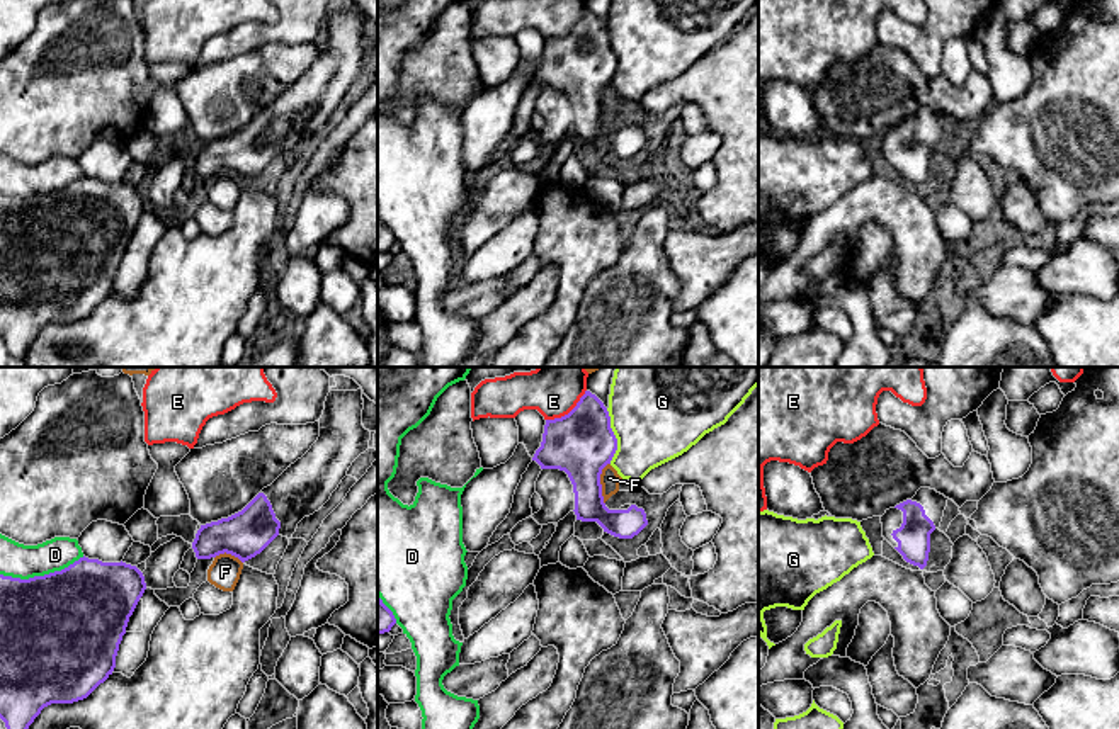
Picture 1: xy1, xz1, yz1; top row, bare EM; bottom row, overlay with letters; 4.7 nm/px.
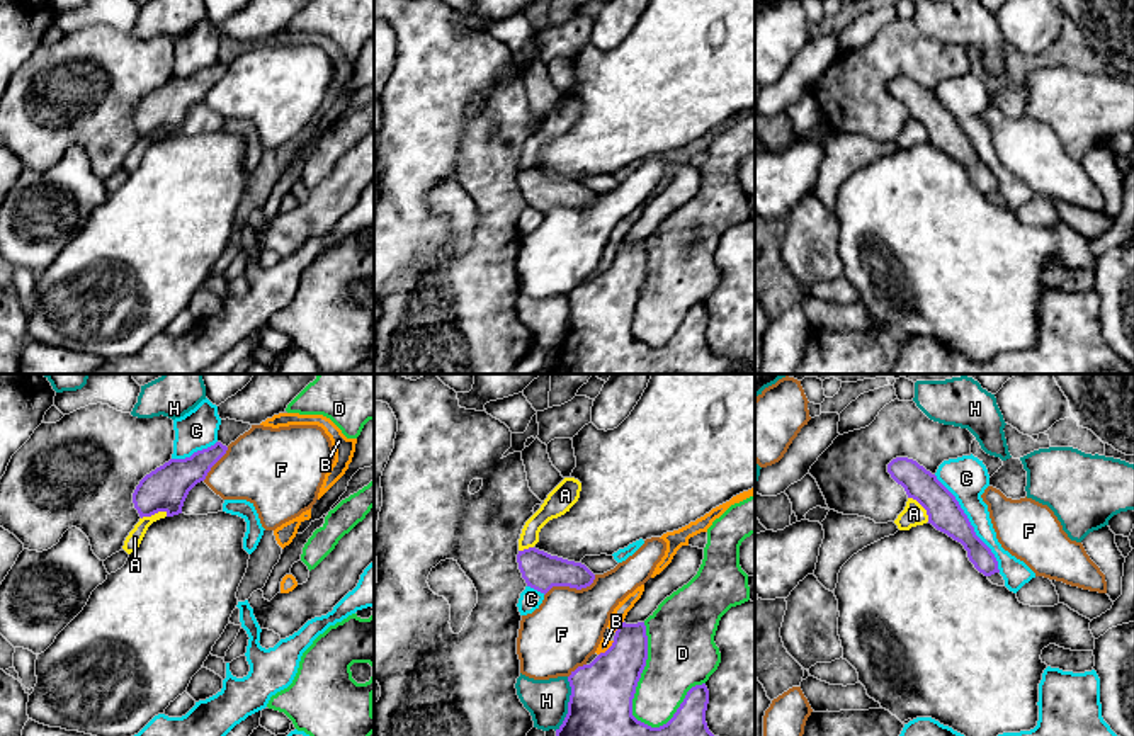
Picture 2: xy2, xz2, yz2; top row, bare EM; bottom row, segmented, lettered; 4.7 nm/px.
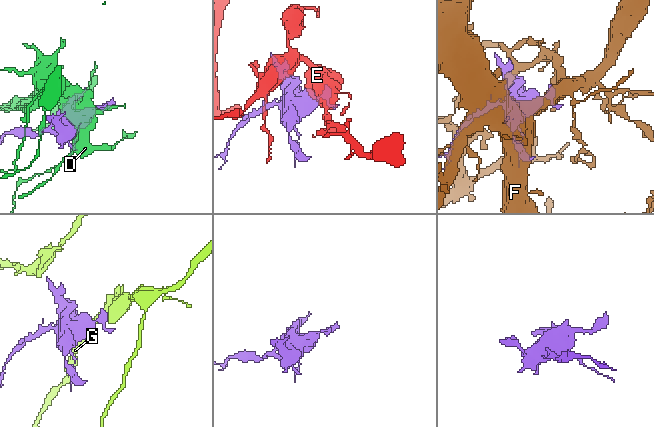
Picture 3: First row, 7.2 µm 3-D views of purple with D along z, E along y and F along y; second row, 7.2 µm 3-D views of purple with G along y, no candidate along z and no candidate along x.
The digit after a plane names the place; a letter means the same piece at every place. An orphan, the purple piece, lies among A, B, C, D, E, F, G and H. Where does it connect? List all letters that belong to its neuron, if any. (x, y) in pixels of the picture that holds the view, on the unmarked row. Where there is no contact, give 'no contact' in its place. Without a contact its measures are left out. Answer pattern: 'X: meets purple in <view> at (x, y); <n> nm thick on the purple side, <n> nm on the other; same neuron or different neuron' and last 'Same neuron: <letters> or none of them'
A: meets purple in xy2 at (153, 133); 200 nm thick on the purple side, 70 nm on the other; different neuron
B: meets purple in xz2 at (619, 245); 240 nm thick on the purple side, 70 nm on the other; different neuron
C: meets purple in yz2 at (969, 143); 160 nm thick on the purple side, 200 nm on the other; different neuron
D: meets purple in xz2 at (638, 300); 300 nm thick on the purple side, 320 nm on the other; different neuron
E: meets purple in xz1 at (570, 31); 300 nm thick on the purple side, 180 nm on the other; different neuron
F: meets purple in xz2 at (572, 206); 180 nm thick on the purple side, 340 nm on the other; different neuron
G: meets purple in xz1 at (614, 55); 300 nm thick on the purple side, 380 nm on the other; different neuron
H: meets purple in xz2 at (568, 323); 420 nm thick on the purple side, 200 nm on the other; different neuron
Same neuron: none of them

